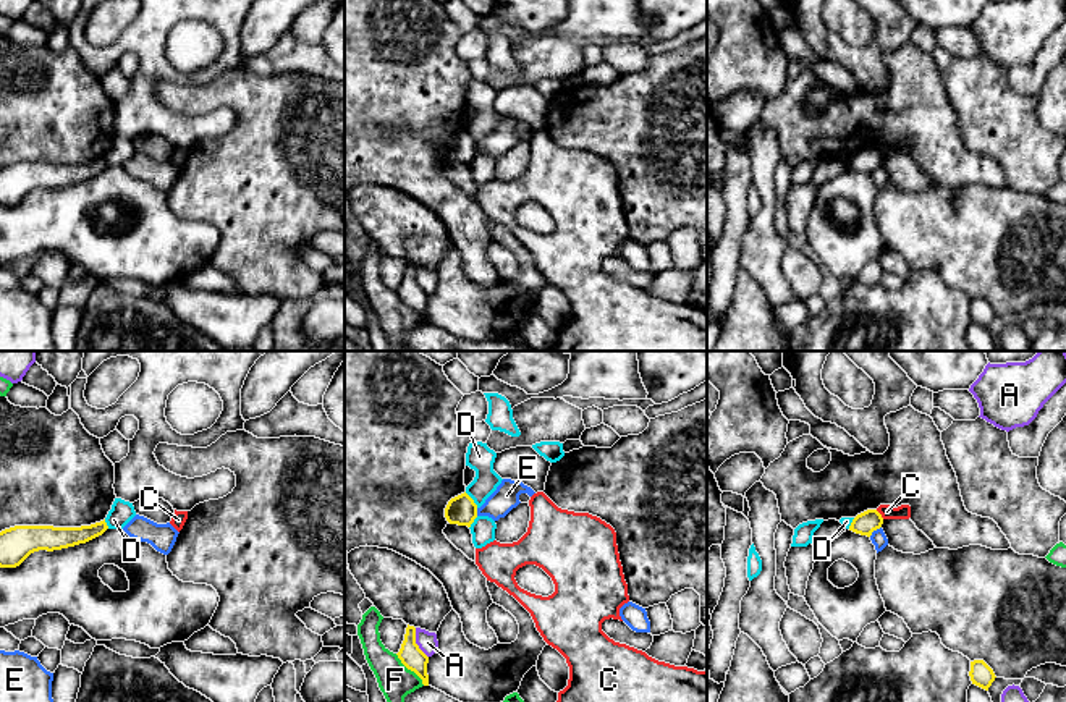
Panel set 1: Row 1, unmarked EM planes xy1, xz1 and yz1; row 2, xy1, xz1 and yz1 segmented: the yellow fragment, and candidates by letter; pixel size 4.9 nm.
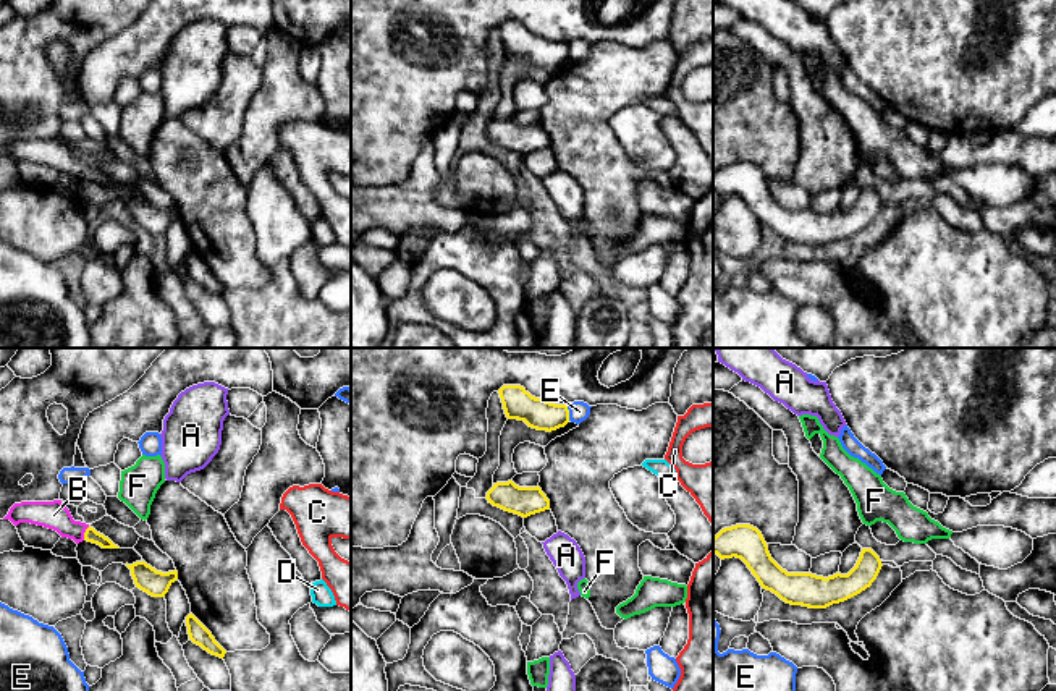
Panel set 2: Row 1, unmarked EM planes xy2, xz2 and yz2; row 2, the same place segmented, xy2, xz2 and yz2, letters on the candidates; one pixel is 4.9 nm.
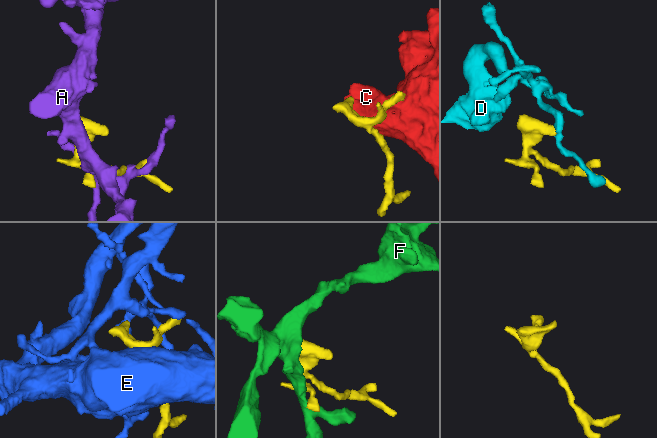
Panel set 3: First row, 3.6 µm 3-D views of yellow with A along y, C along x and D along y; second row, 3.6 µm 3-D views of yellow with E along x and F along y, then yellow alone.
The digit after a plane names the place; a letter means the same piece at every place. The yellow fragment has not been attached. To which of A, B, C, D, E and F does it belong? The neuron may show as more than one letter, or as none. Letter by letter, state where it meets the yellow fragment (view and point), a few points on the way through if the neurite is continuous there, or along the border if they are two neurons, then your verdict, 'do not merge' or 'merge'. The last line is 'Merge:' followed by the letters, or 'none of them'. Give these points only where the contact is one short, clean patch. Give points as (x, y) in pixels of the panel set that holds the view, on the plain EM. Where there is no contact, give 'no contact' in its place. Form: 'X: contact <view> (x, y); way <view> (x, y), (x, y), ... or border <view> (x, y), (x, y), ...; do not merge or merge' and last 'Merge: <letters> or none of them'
A: contact xz1 (414, 280); do not merge
B: contact xy2 (84, 170); way xy2 (91, 172), (84, 170), (68, 165), (54, 152); merge
C: contact yz1 (880, 152); border yz1 (875, 148), (884, 156); do not merge
D: contact xz1 (473, 138); border xz1 (465, 130), (478, 144); do not merge
E: contact xz2 (568, 50); do not merge
F: contact xz1 (410, 306); border xz1 (395, 291), (424, 322); do not merge
Merge: B

